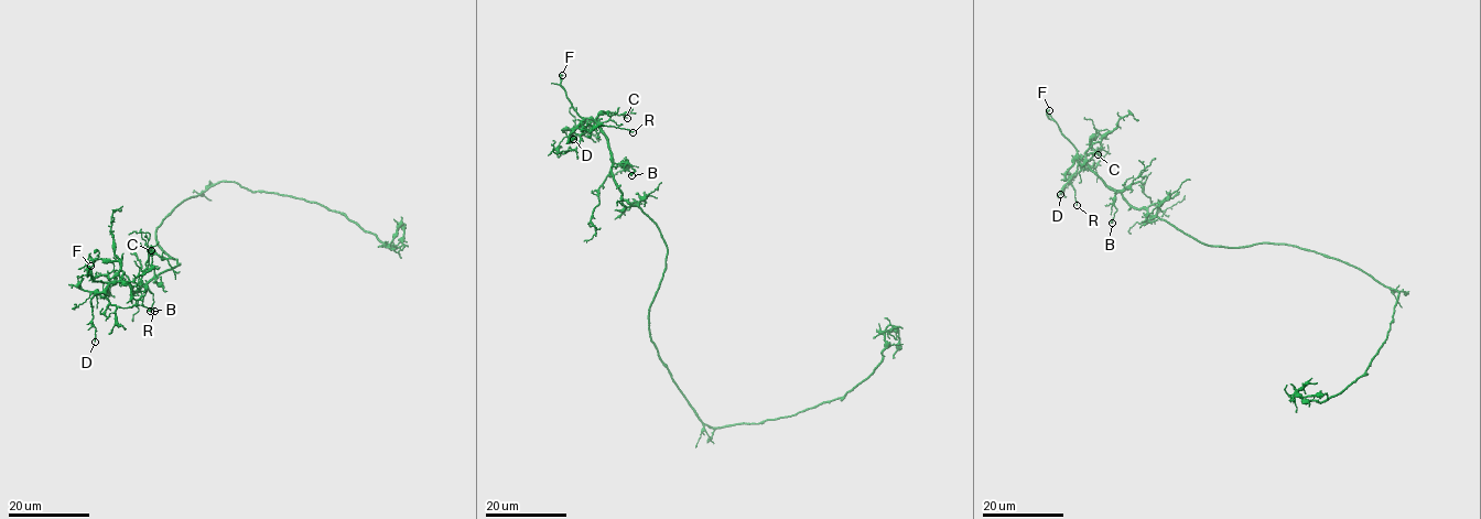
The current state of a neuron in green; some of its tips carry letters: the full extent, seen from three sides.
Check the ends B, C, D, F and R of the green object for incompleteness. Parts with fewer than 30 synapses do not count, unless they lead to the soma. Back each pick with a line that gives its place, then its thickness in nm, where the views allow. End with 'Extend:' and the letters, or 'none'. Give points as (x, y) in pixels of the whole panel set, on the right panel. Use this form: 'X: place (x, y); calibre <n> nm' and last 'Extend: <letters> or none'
F: place (1049, 110); calibre 200 nm
Extend: F

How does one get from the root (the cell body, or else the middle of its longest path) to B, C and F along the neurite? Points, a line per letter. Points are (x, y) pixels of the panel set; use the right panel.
B: (1321, 255), (1285, 244), (1235, 248), (1206, 245), (1143, 208), (1133, 207), (1115, 191), (1116, 211), (1112, 223)
C: (1321, 255), (1285, 244), (1235, 248), (1199, 242), (1143, 208), (1133, 207), (1083, 162), (1079, 165), (1098, 154)
F: (1321, 255), (1285, 244), (1206, 245), (1143, 208), (1133, 207), (1079, 158), (1049, 118), (1049, 110)

